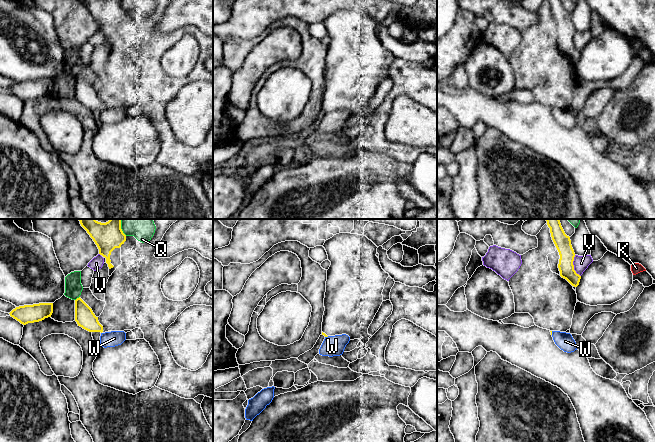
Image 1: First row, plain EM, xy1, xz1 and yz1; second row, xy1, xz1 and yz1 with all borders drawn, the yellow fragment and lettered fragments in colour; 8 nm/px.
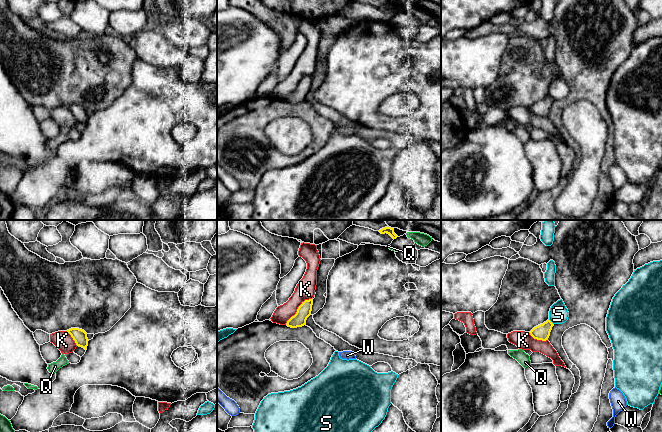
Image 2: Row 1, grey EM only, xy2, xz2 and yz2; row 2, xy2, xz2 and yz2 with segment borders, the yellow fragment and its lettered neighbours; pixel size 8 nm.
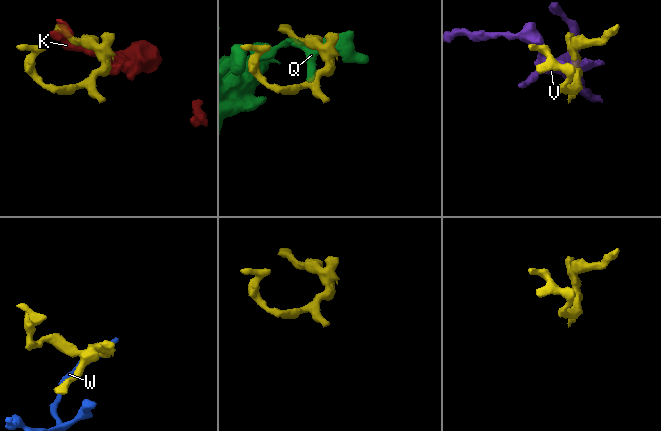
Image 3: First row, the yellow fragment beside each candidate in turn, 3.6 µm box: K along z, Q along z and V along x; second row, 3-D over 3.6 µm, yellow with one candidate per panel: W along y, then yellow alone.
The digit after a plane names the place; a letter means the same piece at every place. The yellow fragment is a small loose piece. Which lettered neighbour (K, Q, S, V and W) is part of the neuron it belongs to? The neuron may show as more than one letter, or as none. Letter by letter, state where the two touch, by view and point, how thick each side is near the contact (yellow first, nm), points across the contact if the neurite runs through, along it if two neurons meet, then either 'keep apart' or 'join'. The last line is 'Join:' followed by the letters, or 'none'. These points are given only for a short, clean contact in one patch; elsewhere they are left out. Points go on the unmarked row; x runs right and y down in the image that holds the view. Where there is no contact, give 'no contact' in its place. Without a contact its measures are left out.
K: meets yellow in xz2 at (297, 85); 110 nm thick on the yellow side, 160 nm on the other; border along xz2 (311, 74), (306, 75), (285, 100); keep apart
Q: meets yellow in xy1 at (77, 74); 160 nm thick on the yellow side, 140 nm on the other; keep apart
S: meets yellow in yz2 at (551, 98); 130 nm thick on the yellow side, 160 nm on the other; border along yz2 (548, 95), (553, 100); keep apart
V: meets yellow in yz1 at (573, 42); 130 nm thick on the yellow side, 120 nm on the other; border along yz1 (574, 31), (573, 45), (580, 52); keep apart
W: meets yellow in yz1 at (551, 109); 20 nm thick on the yellow side, 140 nm on the other; border along yz1 (551, 107), (552, 110); keep apart
Join: none

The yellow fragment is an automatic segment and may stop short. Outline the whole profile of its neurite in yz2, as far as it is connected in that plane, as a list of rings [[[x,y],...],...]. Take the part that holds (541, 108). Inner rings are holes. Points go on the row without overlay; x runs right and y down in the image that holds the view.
[[[548,95],[543,100],[534,103],[529,109],[534,115],[546,117],[550,112],[553,102],[554,100]]]

